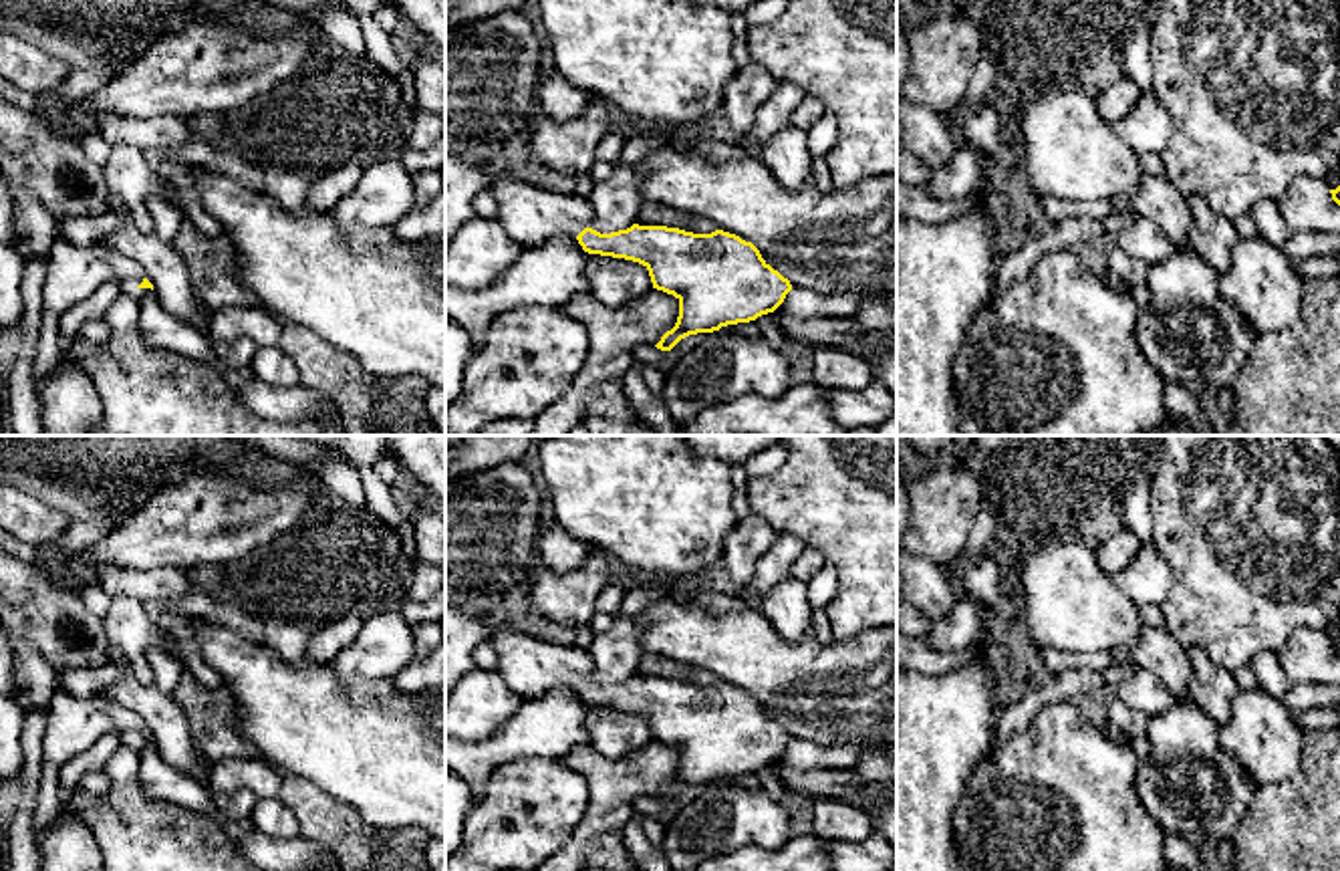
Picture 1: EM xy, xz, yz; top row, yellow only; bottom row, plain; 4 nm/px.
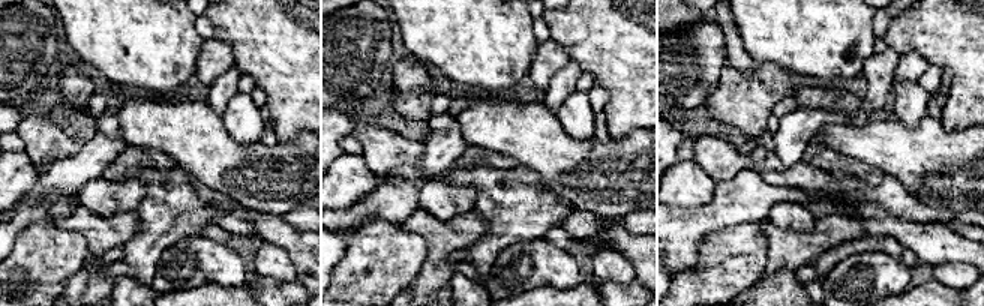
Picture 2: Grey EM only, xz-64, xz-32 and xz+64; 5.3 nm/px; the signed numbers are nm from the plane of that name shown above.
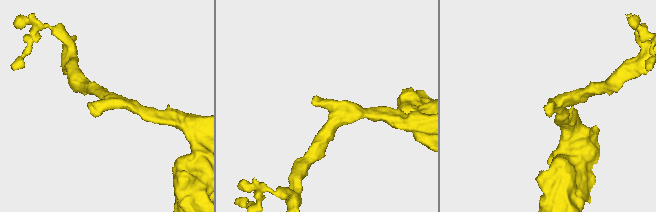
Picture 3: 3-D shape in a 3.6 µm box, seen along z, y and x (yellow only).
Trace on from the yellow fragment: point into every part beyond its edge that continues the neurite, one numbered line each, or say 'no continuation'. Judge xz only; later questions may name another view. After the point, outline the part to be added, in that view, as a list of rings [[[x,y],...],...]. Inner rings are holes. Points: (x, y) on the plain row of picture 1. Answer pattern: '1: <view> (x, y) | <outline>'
1: xz (530, 666) | [[[512,629],[490,631],[488,643],[498,653],[498,671],[524,700],[554,688],[578,688],[592,671],[592,657],[576,647],[560,647]]]

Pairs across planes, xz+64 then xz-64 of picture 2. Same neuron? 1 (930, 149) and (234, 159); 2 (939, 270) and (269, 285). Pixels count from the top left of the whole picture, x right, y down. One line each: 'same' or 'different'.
1: same
2: different

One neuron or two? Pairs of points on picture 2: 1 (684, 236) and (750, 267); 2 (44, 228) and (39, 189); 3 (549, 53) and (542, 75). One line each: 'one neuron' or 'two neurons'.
1: two neurons
2: two neurons
3: one neuron

